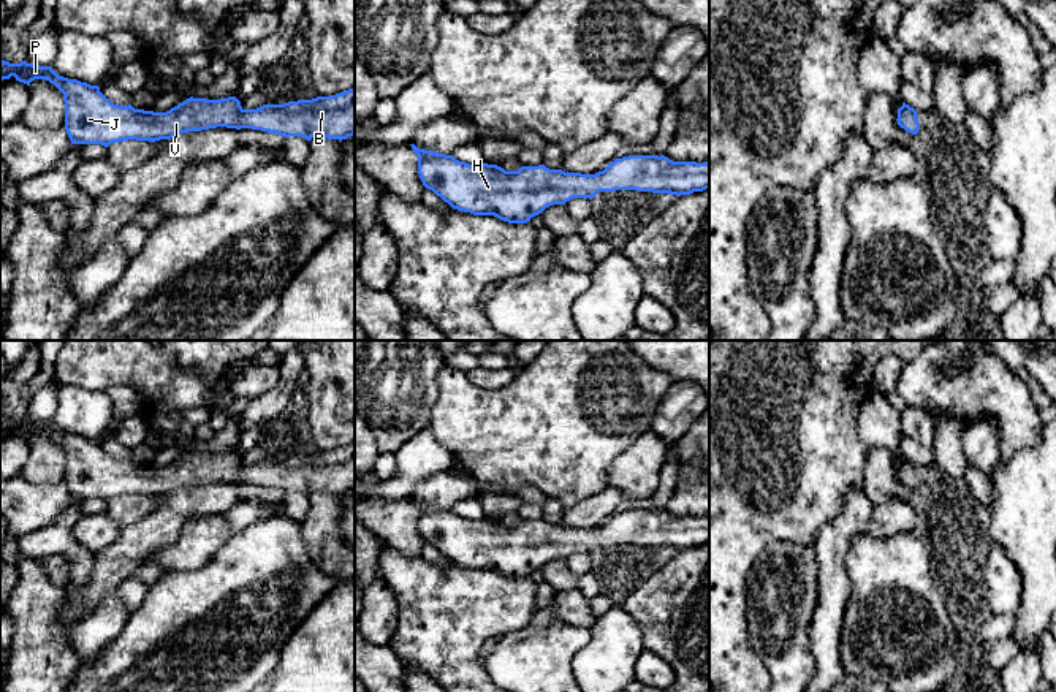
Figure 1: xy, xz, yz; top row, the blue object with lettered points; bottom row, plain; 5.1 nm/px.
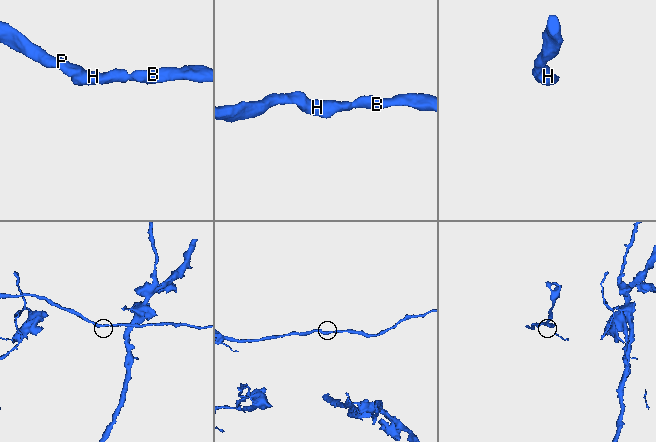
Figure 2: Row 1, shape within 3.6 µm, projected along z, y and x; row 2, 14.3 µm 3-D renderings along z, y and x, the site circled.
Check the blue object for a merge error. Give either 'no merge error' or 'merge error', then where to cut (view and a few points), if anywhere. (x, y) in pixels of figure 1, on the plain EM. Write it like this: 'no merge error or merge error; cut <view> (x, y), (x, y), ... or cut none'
no merge error; cut none

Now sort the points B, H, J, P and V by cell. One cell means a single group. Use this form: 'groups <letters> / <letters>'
groups B H J P V

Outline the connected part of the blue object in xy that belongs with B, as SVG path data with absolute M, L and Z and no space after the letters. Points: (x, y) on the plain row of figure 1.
M0 413L0 435L9 434L30 440L35 434L54 439L65 456L65 485L71 499L160 496L180 488L217 481L252 483L280 491L347 494L355 489L355 443L312 454L263 459L244 464L236 451L206 454L187 453L166 467L135 464L131 459L111 458L98 440L59 431L52 421L9 418Z

